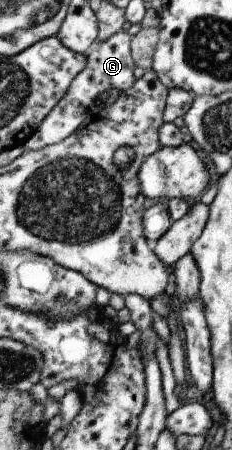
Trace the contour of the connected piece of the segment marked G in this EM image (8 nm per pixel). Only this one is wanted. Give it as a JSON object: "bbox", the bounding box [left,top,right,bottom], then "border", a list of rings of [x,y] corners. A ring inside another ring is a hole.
{"bbox":[24,31,137,151],"border":[[[120,31],[106,42],[99,43],[98,49],[88,55],[87,67],[72,83],[68,94],[44,119],[43,124],[40,125],[40,128],[31,137],[31,140],[24,144],[25,150],[39,151],[47,146],[66,140],[83,124],[88,112],[97,109],[103,92],[113,88],[117,88],[120,92],[127,91],[137,81],[136,76],[134,76],[134,68],[136,68],[137,64],[132,56],[132,41],[133,37],[127,31]]]}

